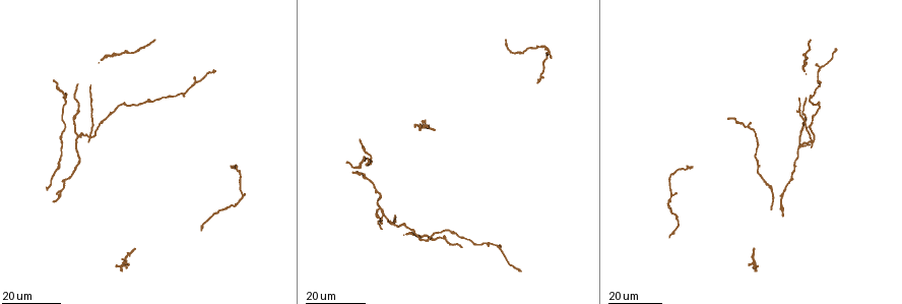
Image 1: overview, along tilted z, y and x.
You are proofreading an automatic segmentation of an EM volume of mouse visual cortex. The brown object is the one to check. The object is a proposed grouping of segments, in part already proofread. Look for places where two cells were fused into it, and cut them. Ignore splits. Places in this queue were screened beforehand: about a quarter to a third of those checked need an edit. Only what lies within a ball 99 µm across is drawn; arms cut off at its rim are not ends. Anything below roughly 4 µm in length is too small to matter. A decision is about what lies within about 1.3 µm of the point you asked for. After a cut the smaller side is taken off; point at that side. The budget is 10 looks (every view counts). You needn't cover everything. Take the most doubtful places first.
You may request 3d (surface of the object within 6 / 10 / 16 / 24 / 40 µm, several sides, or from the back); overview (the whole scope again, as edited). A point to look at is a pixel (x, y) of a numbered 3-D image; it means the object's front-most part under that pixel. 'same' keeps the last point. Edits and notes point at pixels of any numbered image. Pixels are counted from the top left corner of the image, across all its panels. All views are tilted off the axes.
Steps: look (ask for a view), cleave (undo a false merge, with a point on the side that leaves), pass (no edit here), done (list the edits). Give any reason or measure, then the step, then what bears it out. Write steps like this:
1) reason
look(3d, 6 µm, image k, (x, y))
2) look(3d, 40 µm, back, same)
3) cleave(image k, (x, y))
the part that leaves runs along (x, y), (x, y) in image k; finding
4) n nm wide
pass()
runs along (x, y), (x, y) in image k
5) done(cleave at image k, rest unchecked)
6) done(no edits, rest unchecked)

looks like a crossing
look(3d, 24 µm, image 1, (90, 134))

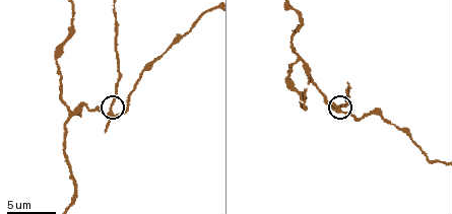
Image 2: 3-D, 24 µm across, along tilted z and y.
look(3d, 6 µm, image 2, (110, 109))

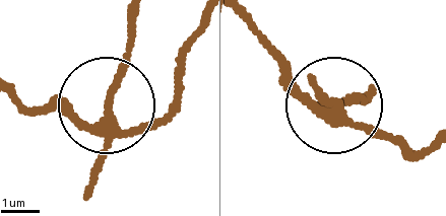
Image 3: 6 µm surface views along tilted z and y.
4 arms
cleave(image 3, (124, 71))
the part that leaves runs along (108, 121), (126, 13) in image 3; two cells meet here

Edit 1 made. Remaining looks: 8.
branch point
look(3d, 10 µm, image 2, (71, 112))

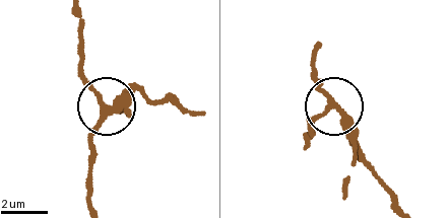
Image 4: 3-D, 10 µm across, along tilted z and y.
3 arms
pass()
runs along (91, 202), (90, 133), (104, 112), (104, 100), (81, 65) in image 4; all the same cell

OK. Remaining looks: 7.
three-way junction
look(3d, 16 µm, image 1, (244, 195))

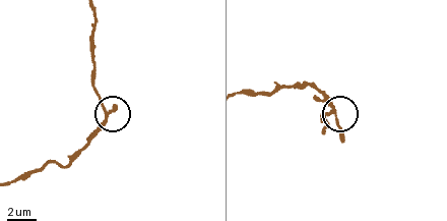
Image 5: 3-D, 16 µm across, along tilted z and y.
look(3d, 10 µm, image 5, (104, 113))

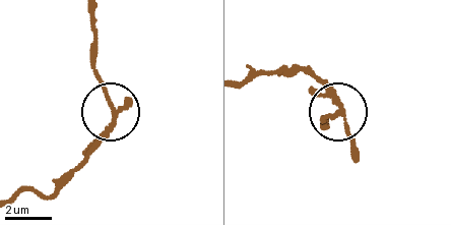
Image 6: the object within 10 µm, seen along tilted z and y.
3 arms
pass()
all the same cell

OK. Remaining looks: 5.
small branch off a trunk
look(3d, 16 µm, image 1, (822, 68))

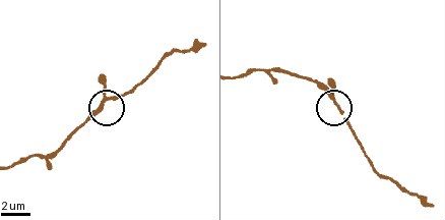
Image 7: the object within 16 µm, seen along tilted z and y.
look(3d, 10 µm, image 7, (336, 100))

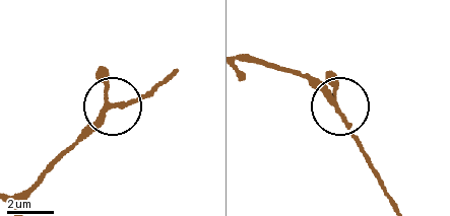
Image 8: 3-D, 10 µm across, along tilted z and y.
pass()
runs along (247, 60), (290, 70), (324, 87), (372, 163) in image 8; all the same cell

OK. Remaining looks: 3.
two arms in line, one across
look(3d, 16 µm, image 1, (181, 94))

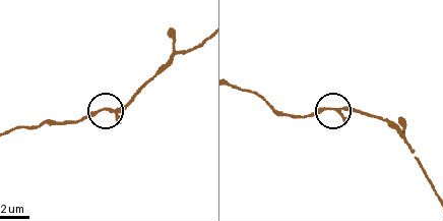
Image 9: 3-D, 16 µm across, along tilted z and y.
look(3d, 6 µm, image 9, (331, 108))

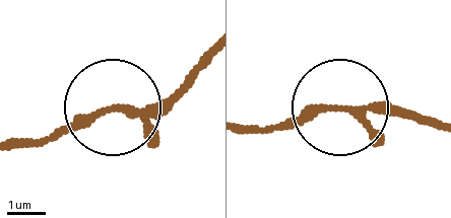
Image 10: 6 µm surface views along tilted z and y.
3 arms
pass()
runs along (250, 124), (338, 110), (424, 116) in image 10; one cell here

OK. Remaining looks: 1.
done(cleave at image 3, rest unchecked)

